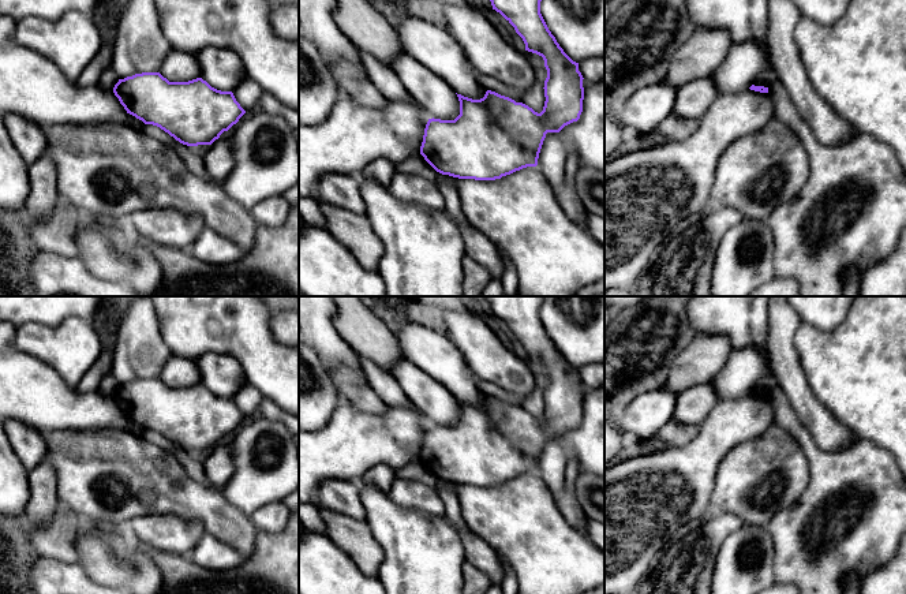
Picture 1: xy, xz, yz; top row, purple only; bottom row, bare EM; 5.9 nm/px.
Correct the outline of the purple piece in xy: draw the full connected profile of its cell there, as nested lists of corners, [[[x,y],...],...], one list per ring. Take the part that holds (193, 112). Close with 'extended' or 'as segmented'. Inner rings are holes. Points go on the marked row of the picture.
[[[142,72],[119,79],[113,93],[127,113],[160,127],[187,146],[211,145],[246,113],[232,91],[217,90],[202,78],[169,82],[160,72]]]; as segmented

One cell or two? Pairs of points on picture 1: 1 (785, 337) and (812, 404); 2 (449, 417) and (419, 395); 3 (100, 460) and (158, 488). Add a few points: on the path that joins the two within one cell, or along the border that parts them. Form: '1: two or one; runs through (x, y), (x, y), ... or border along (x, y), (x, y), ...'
1: one; runs through (785, 354), (787, 373), (797, 388)
2: one; runs through (442, 410), (426, 395)
3: one; runs through (115, 475), (143, 479)

